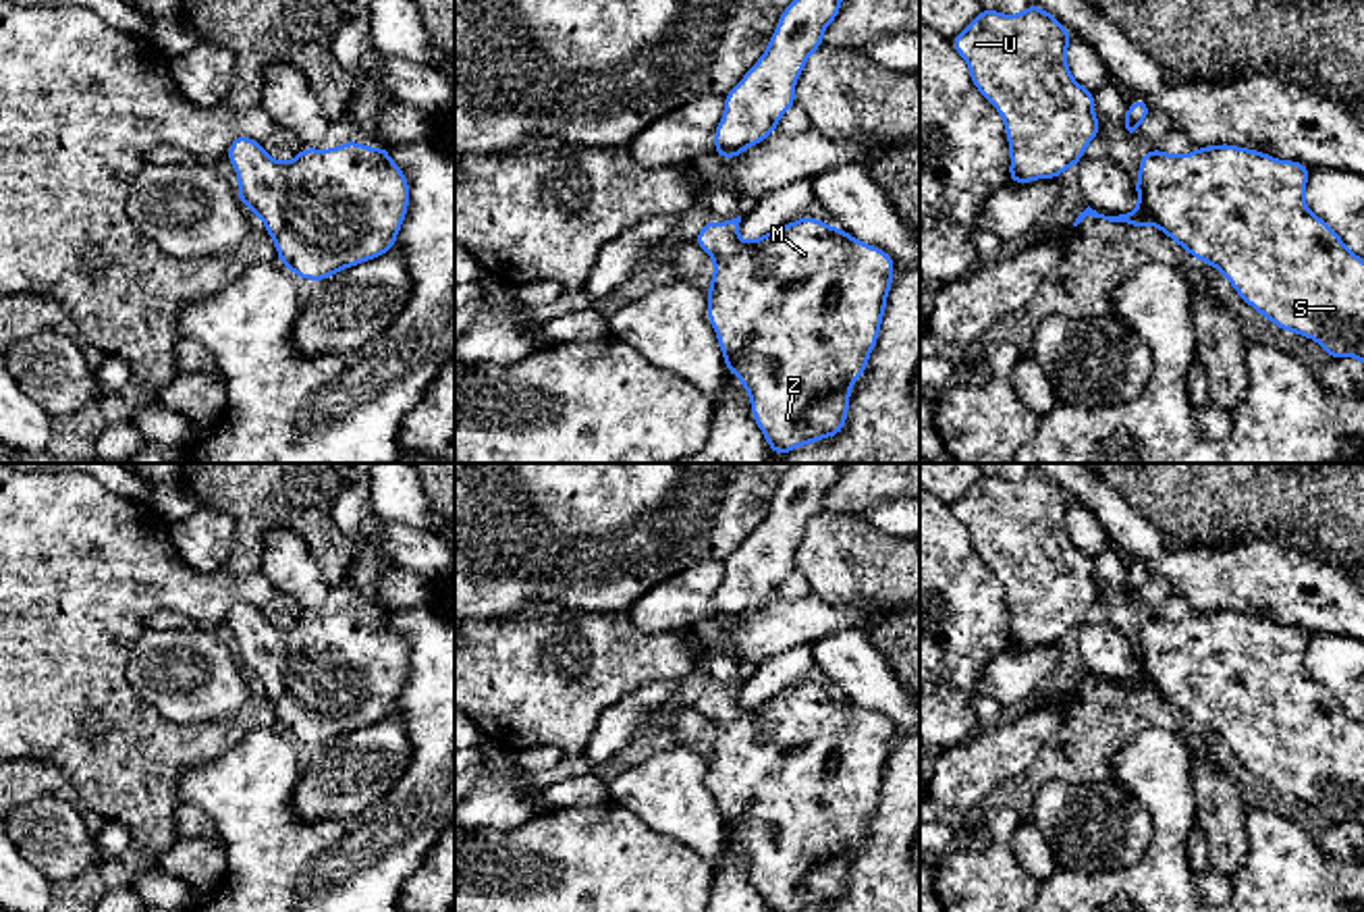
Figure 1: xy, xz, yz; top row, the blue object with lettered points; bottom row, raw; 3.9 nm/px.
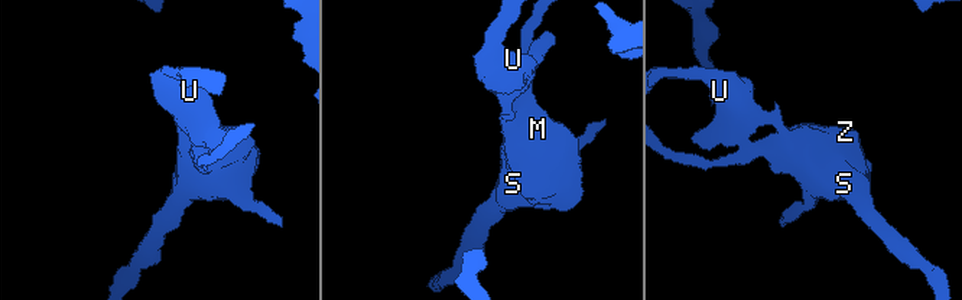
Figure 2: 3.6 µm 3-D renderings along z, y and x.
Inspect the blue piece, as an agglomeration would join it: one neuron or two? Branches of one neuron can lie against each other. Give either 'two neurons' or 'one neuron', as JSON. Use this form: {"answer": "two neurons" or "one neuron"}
{"answer": "one neuron"}

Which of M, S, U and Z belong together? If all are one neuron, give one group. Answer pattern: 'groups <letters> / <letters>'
groups M S U Z

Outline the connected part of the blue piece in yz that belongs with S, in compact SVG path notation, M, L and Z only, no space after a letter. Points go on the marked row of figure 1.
M1231 143L1183 156L1158 147L1142 154L1134 212L1104 216L1088 206L1073 226L1086 216L1156 226L1192 258L1221 270L1235 293L1281 330L1316 341L1333 359L1356 357L1364 364L1364 260L1308 210L1308 172L1310 166L1295 160Z

